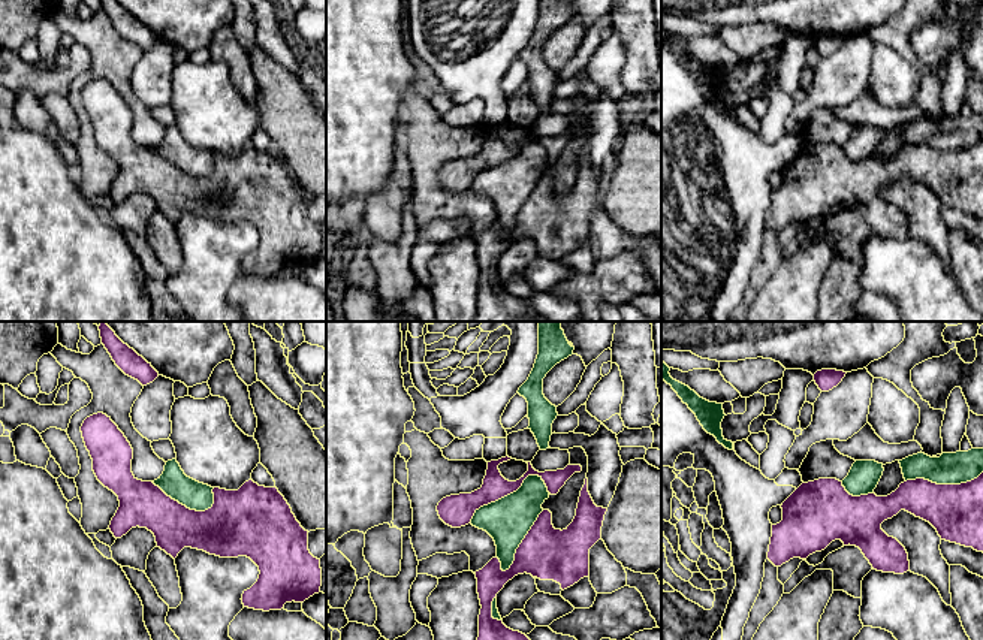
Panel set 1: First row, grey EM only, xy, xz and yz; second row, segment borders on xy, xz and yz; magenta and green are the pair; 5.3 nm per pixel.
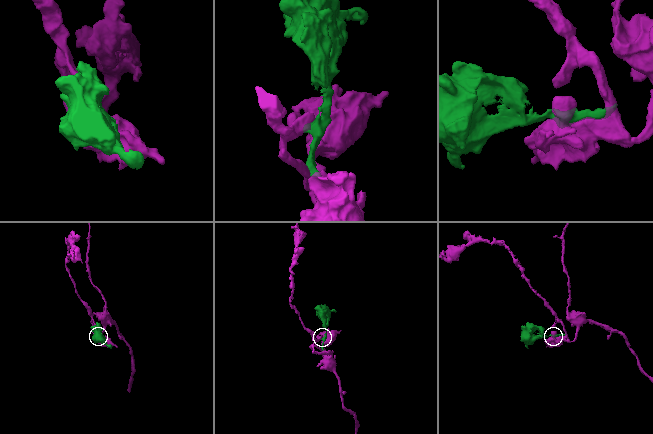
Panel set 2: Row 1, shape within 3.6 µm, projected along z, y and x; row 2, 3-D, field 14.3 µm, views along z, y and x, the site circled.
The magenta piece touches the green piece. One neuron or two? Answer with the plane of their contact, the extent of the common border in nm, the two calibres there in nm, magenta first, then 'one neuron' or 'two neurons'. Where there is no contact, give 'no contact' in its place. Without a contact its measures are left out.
contact in xz; length 460 nm; calibres 140 and 240 nm; two neurons

